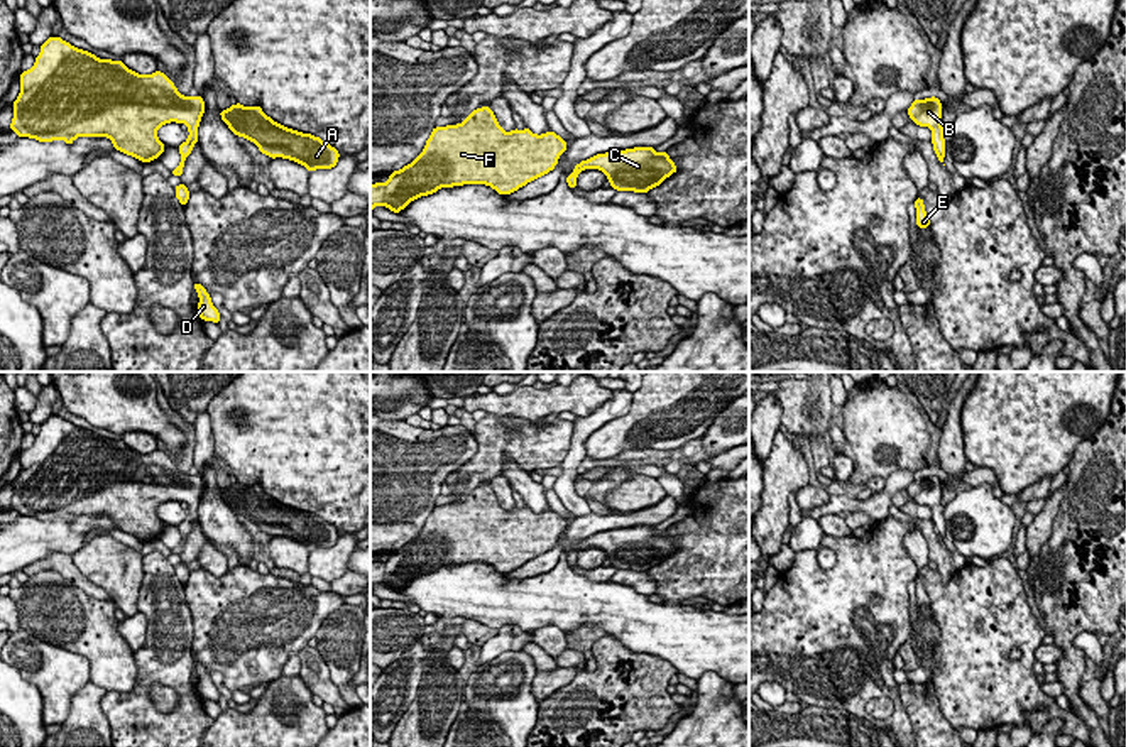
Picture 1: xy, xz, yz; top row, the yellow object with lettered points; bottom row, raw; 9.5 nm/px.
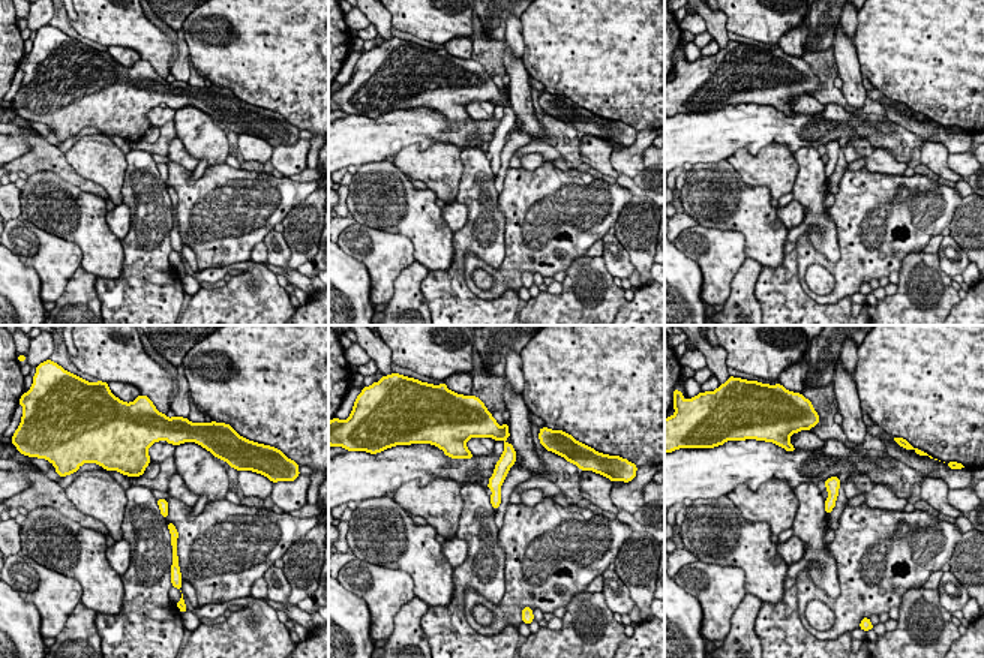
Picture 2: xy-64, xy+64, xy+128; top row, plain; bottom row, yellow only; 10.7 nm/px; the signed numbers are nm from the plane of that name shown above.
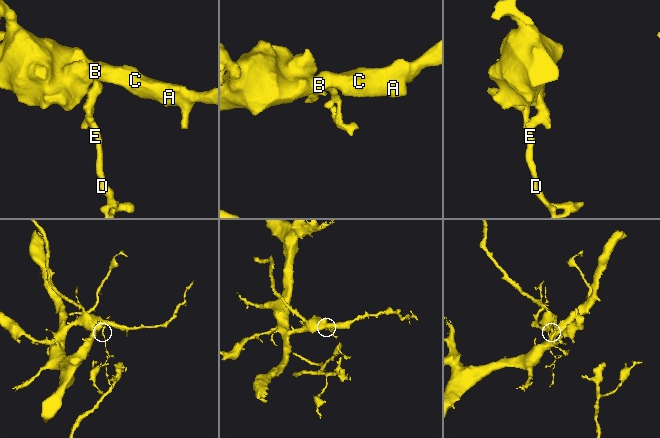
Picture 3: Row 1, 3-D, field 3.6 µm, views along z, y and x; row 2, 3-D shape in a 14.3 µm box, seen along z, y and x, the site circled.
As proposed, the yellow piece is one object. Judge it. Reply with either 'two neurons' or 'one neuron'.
one neuron

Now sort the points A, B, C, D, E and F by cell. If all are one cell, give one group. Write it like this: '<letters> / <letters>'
A B C D E F

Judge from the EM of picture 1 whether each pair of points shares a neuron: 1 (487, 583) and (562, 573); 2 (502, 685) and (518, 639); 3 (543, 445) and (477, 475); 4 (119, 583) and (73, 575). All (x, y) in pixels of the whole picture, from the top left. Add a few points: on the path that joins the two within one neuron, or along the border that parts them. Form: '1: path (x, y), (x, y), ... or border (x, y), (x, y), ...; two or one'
1: path (506, 590), (543, 590); one
2: border (521, 649), (501, 653), (479, 666); two
3: path (526, 445), (508, 445), (494, 458); one
4: border (70, 555), (75, 567), (112, 599); two

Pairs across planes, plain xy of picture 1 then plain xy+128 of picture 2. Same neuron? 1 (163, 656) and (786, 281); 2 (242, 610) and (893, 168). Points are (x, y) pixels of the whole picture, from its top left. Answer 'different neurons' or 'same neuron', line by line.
1: same neuron
2: different neurons

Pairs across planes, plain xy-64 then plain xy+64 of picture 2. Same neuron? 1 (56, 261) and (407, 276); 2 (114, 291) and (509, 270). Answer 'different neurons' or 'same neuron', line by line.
1: different neurons
2: different neurons

